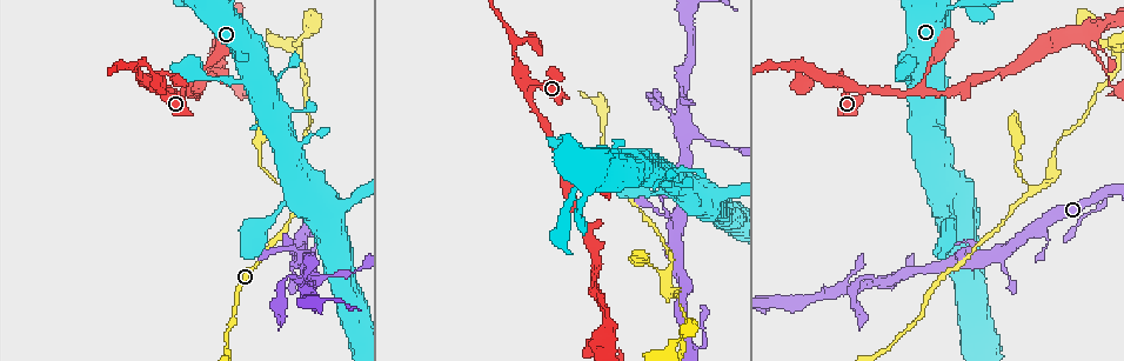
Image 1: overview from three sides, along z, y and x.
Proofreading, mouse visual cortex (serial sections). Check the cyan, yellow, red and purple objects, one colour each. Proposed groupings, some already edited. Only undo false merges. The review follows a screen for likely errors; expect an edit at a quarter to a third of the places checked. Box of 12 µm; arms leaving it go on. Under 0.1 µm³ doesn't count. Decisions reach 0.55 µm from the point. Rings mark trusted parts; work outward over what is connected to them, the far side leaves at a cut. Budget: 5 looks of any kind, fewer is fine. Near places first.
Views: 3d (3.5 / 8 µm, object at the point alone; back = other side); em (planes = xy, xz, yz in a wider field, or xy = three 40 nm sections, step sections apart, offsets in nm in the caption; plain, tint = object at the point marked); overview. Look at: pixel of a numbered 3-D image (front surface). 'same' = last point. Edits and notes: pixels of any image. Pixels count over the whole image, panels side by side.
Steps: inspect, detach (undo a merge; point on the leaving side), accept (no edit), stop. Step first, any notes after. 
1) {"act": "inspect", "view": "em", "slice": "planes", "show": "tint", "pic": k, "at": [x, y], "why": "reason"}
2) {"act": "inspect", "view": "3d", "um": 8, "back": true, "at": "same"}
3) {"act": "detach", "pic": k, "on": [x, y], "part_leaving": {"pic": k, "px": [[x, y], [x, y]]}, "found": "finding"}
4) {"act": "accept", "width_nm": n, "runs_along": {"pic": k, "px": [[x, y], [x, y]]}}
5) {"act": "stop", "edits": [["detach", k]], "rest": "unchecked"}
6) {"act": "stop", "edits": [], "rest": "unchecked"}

{"act": "inspect", "view": "3d", "um": 3.5, "pic": 1, "at": [687, 125], "why": "four arms meet"}

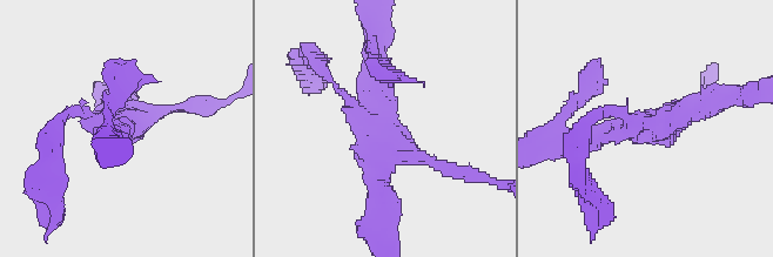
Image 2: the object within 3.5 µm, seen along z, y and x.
{"act": "inspect", "view": "em", "slice": "planes", "show": "tint", "pic": 2, "at": [648, 124], "arms": 4, "arm_widths_nm": [150, 200, 300, 300], "why": "need the tissue"}

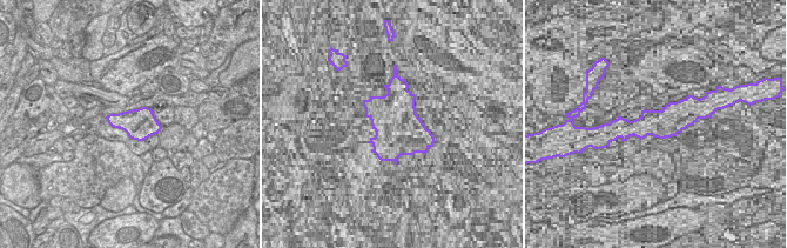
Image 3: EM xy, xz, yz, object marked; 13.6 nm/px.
{"act": "accept", "found": "all the same cell"}

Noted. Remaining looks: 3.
{"act": "inspect", "view": "3d", "um": 3.5, "pic": 1, "at": [905, 70], "why": "sharp bend"}

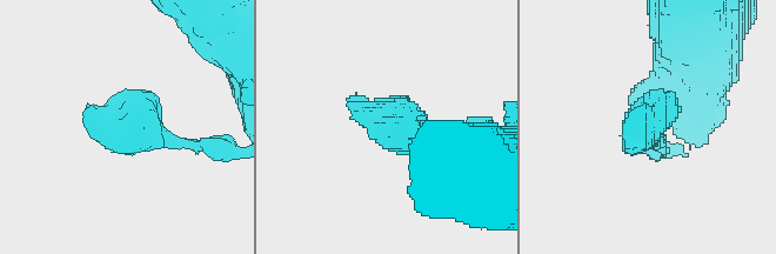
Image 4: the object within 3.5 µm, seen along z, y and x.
{"act": "inspect", "view": "em", "slice": "planes", "show": "tint", "pic": 4, "at": [649, 126]}

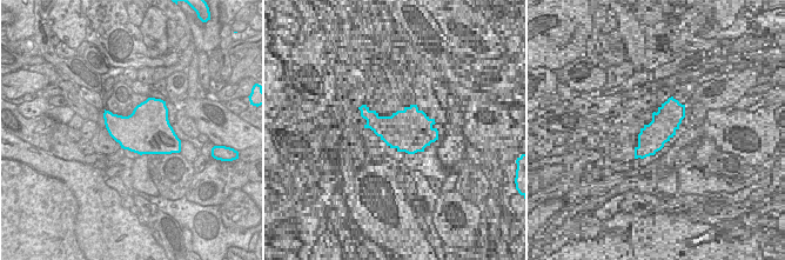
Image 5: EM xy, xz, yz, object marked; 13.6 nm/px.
{"act": "accept", "width_nm": 650, "runs_along": {"pic": 4, "px": [[211, 146], [139, 128], [146, 99]]}, "found": "all the same cell"}

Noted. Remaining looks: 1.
{"act": "stop", "edits": [], "rest": "unchecked"}

